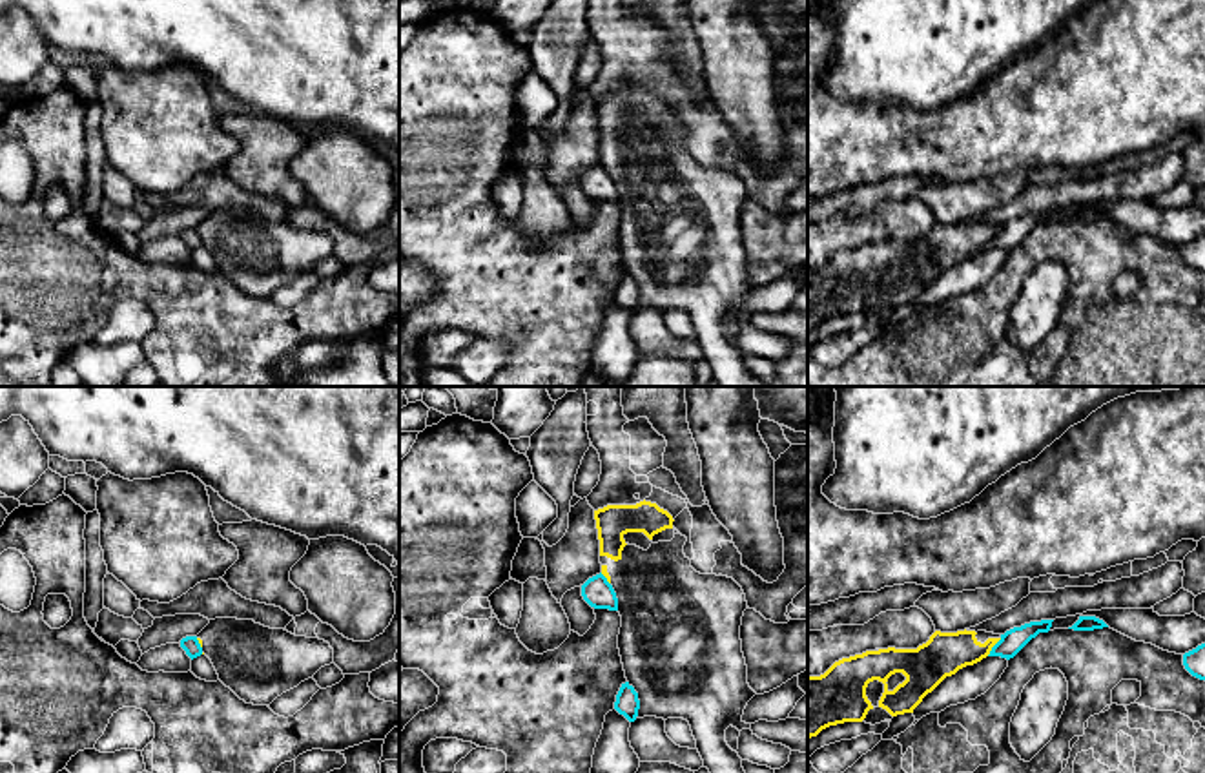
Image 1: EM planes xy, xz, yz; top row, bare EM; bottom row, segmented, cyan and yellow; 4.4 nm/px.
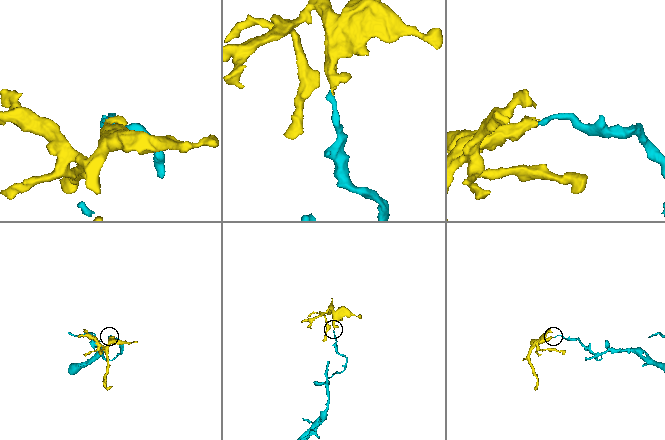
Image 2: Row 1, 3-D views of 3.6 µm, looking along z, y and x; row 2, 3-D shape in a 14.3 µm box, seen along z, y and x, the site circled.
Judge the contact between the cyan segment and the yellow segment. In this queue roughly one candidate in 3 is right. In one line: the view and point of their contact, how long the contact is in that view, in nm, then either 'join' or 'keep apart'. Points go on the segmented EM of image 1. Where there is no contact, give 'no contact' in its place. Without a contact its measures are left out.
meets cyan in yz at (992, 648); contact 100 nm long; keep apart

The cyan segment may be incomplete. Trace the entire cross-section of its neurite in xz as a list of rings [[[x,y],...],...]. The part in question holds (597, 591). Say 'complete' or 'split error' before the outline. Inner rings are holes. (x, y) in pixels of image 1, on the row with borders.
complete | [[[602,572],[582,585],[582,596],[594,609],[618,611],[616,593]]]

